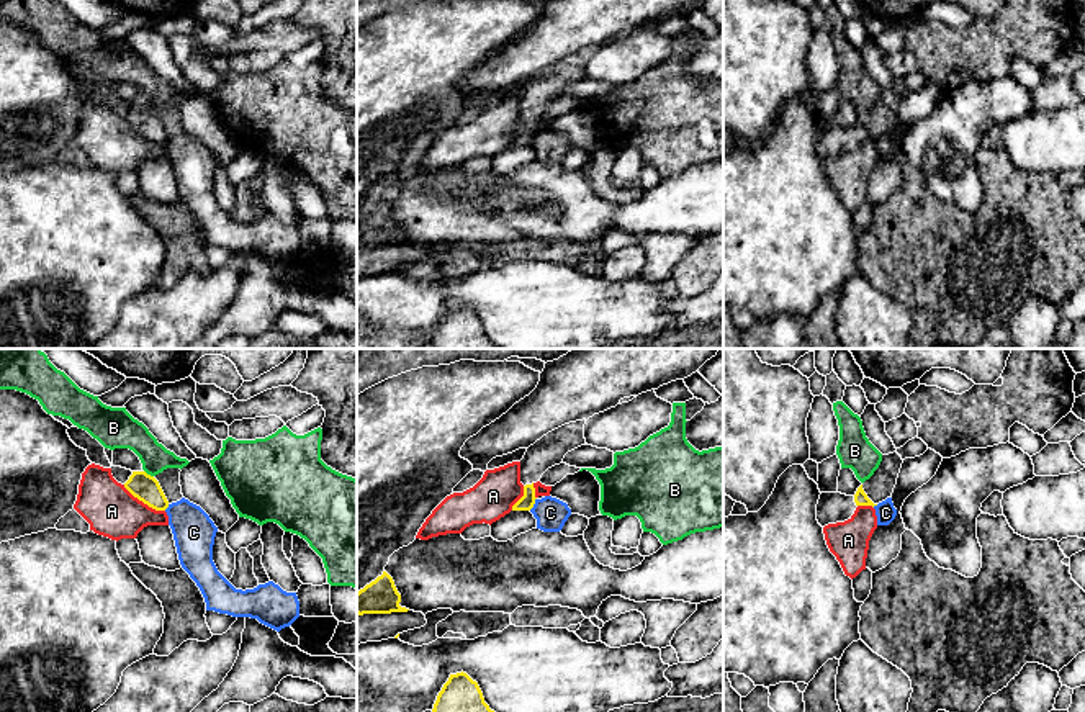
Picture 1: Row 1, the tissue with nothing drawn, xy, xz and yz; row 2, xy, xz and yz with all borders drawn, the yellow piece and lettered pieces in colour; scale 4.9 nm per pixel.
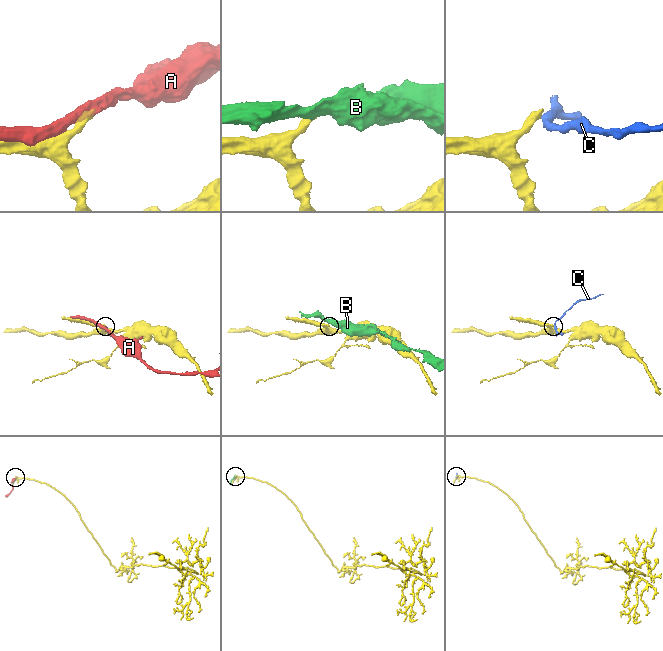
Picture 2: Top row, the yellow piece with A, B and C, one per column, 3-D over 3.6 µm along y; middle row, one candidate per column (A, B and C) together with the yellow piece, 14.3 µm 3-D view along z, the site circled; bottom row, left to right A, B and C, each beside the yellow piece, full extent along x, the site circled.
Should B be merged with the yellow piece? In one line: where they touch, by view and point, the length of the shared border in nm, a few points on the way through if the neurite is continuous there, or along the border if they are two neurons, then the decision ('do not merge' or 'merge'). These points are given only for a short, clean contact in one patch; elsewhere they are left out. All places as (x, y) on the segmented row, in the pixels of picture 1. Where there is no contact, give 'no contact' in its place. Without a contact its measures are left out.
meets yellow in xy at (149, 475); contact 60 nm long; border along xy (144, 470), (153, 477); do not merge

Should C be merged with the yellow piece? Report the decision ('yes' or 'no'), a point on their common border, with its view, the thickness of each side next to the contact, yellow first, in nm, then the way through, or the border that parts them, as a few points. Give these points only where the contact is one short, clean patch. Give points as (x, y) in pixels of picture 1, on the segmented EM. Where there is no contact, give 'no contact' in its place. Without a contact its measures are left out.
no | xz (534, 503) | 80/160 nm | along xz (535, 498), (529, 509)

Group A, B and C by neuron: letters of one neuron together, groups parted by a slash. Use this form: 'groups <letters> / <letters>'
groups A / B / C

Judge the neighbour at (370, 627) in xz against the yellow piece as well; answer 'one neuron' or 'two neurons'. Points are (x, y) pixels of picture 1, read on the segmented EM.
two neurons

